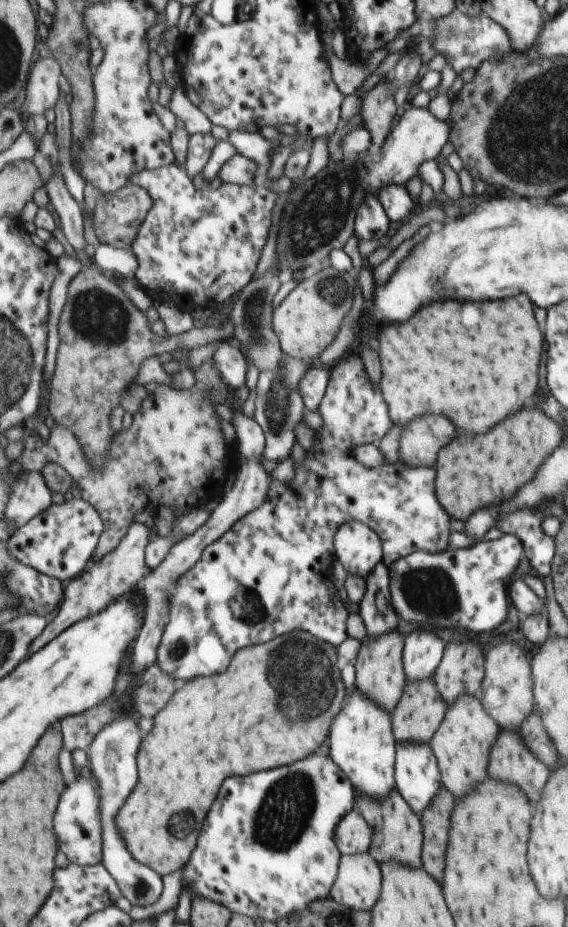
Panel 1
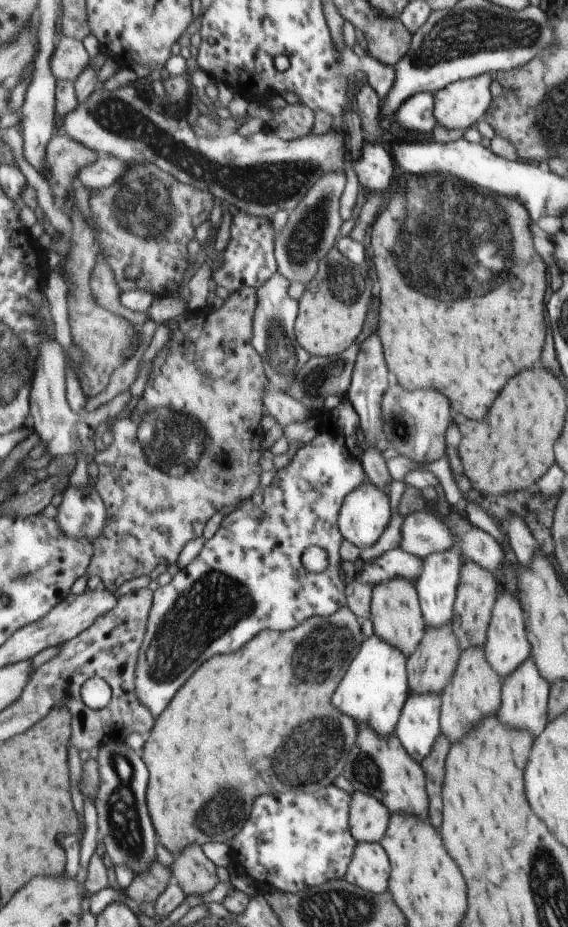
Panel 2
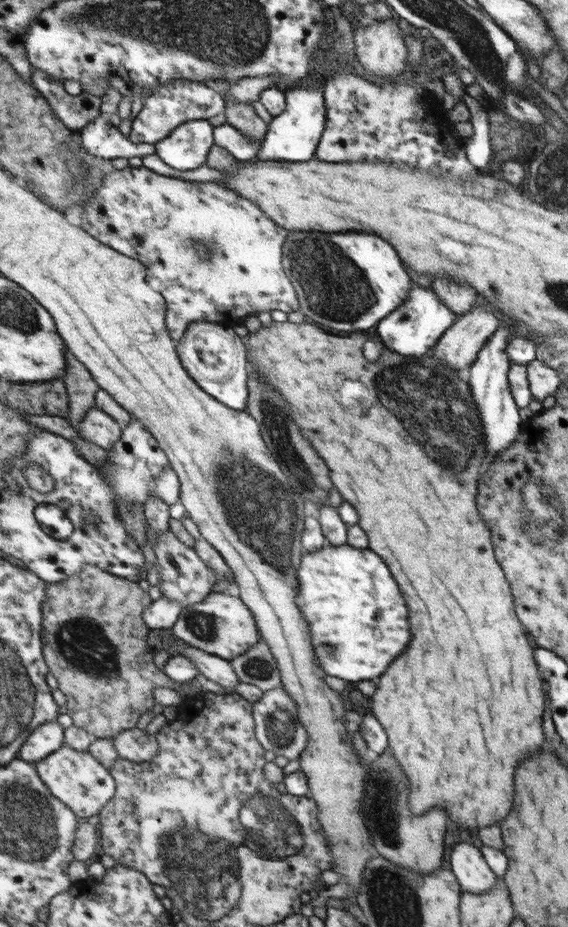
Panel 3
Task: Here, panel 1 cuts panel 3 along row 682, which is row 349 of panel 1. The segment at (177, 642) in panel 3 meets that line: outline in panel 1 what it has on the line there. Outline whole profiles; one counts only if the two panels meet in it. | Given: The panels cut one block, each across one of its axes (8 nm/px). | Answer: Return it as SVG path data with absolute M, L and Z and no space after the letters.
M228 341L218 342L212 360L220 368L223 378L234 388L241 389L246 386L249 362L240 348Z

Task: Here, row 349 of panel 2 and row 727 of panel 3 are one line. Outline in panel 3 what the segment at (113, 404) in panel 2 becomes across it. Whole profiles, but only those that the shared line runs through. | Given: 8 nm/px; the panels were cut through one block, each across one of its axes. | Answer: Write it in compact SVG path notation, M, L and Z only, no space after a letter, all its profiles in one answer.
M48 722L36 729L22 748L19 759L38 764L61 750L66 745L66 733L62 722Z

